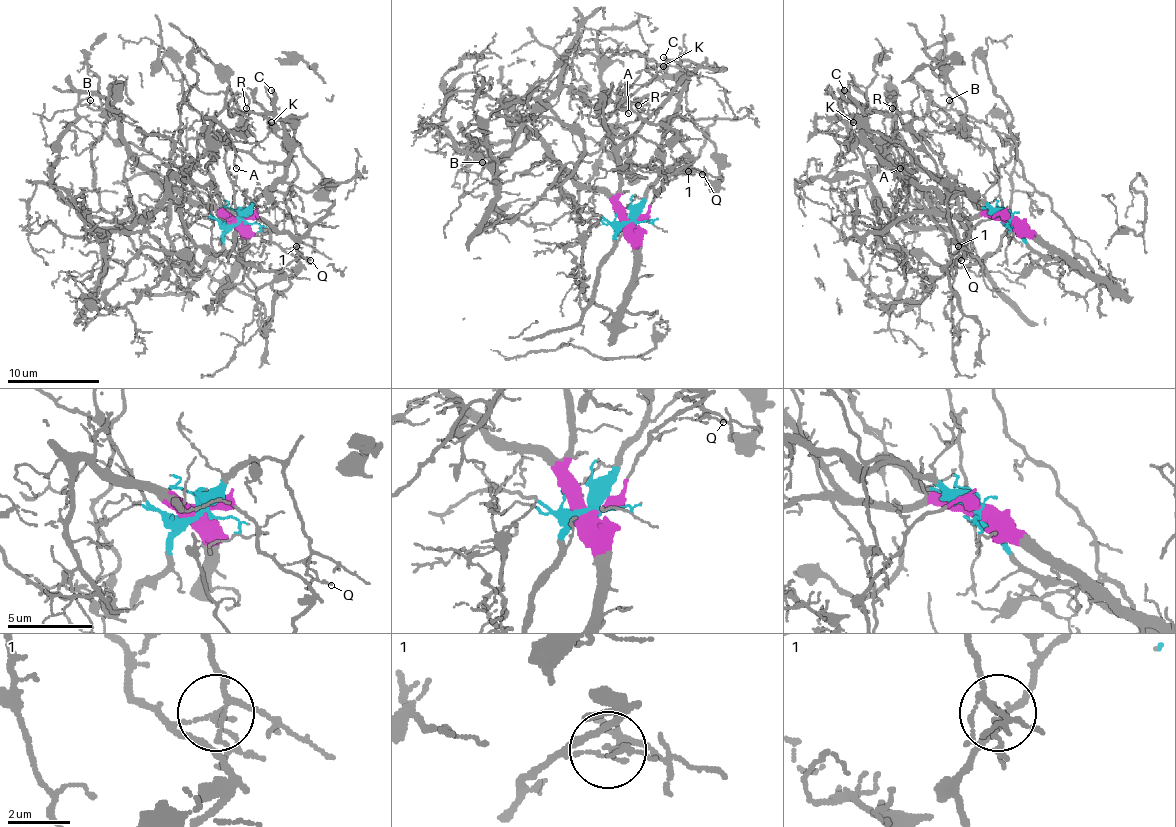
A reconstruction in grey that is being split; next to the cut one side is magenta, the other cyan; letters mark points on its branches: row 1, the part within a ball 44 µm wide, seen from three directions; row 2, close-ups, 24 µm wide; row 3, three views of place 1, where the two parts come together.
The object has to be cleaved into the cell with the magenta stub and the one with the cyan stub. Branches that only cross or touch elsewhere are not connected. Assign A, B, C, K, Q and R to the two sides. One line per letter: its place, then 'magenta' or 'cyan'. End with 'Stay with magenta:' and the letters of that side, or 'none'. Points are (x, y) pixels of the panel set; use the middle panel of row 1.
A: (628, 113) | cyan
B: (482, 162) | cyan
C: (663, 57) | cyan
K: (663, 66) | cyan
Q: (702, 174) | cyan
R: (638, 105) | cyan
Stay with magenta: none

